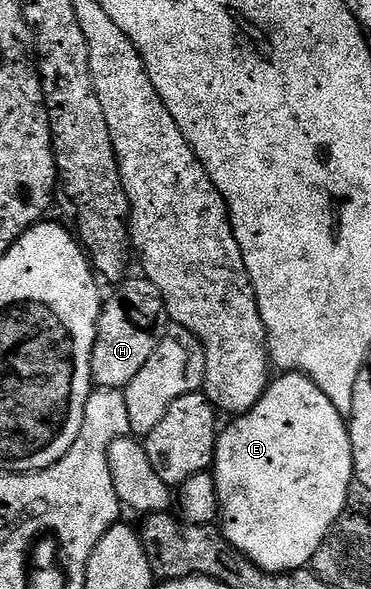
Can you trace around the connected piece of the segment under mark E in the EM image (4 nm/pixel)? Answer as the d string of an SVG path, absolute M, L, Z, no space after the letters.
M290 371L279 375L272 380L263 392L263 398L256 403L247 413L240 413L234 418L235 421L227 430L218 434L215 443L215 459L213 462L213 476L215 478L215 496L219 498L218 520L225 539L241 555L248 557L257 567L264 569L267 573L289 573L292 569L301 569L310 566L317 547L321 547L323 540L331 534L331 529L343 513L347 505L347 492L350 491L355 477L355 464L353 463L353 451L351 450L351 431L344 414L333 407L331 400L311 382L311 378L301 373Z

